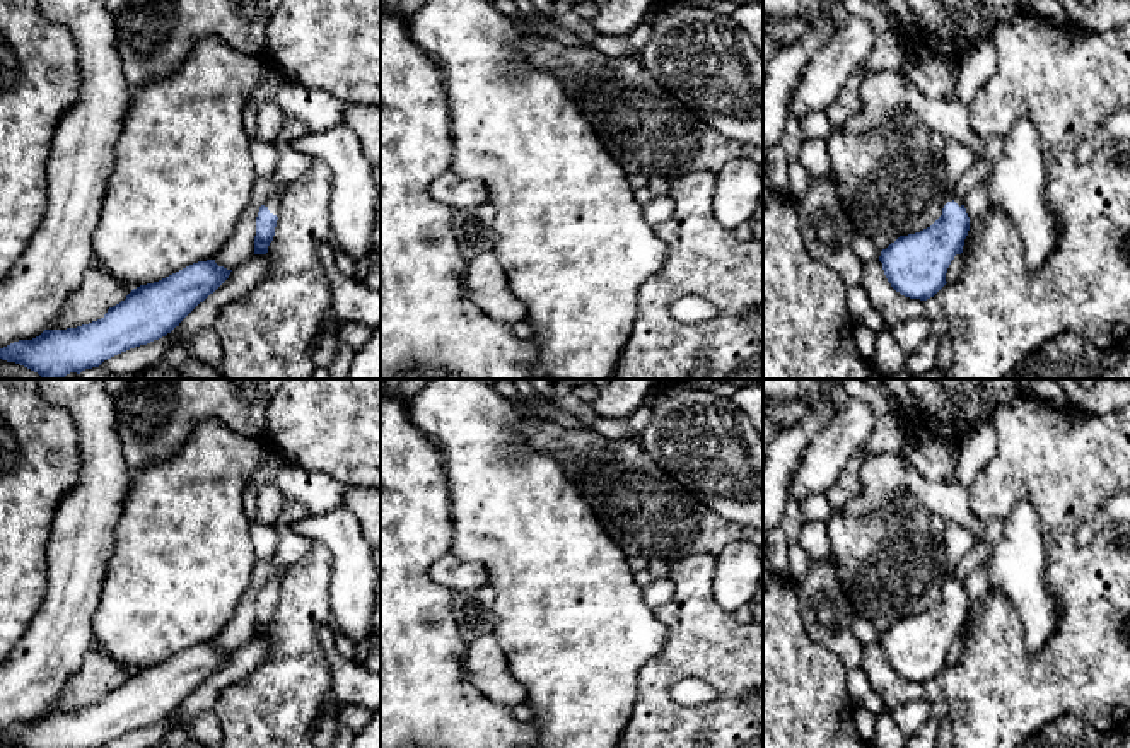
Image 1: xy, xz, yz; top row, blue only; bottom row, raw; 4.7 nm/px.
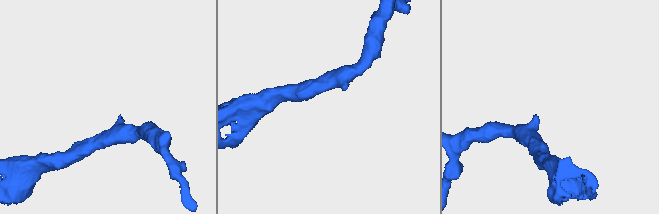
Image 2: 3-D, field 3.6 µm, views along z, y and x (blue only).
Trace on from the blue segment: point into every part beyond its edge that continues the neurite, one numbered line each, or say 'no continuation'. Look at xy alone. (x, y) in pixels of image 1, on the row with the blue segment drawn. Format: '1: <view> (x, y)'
1: xy (292, 164)

